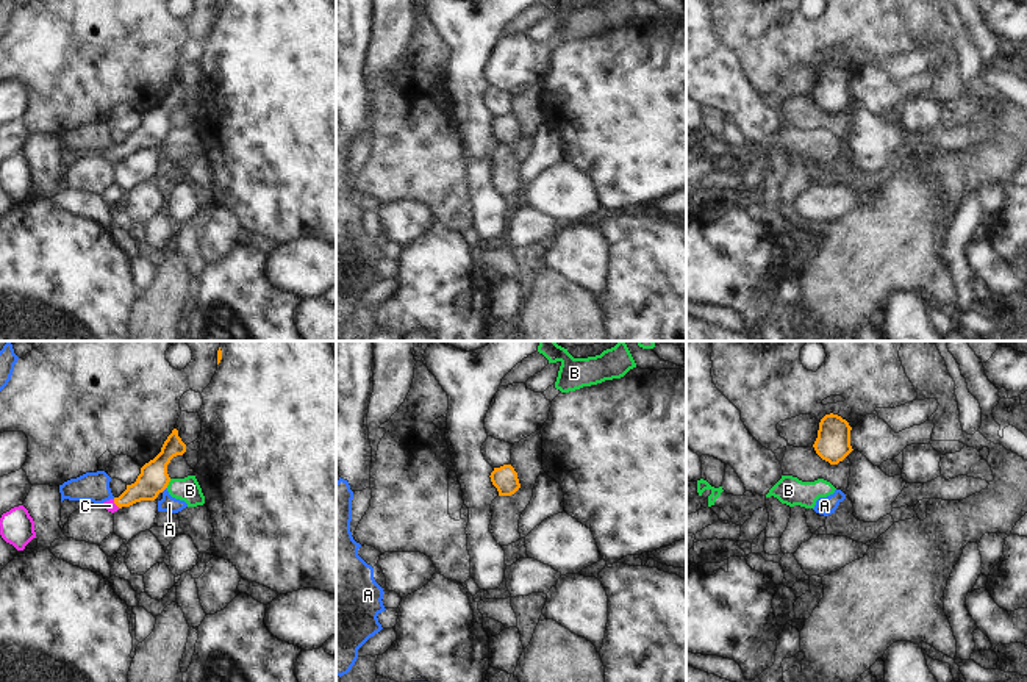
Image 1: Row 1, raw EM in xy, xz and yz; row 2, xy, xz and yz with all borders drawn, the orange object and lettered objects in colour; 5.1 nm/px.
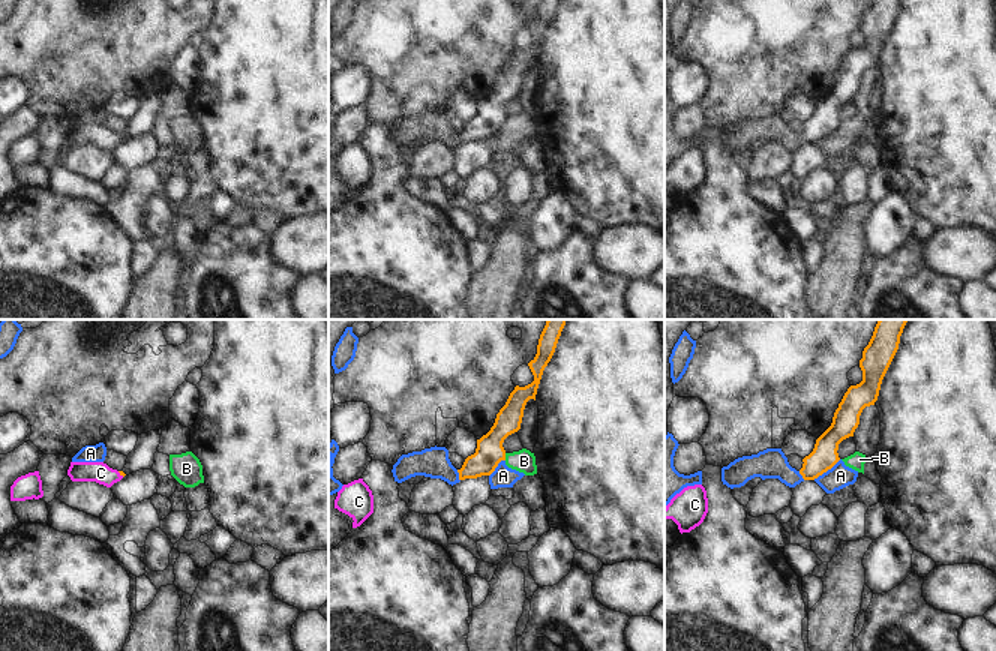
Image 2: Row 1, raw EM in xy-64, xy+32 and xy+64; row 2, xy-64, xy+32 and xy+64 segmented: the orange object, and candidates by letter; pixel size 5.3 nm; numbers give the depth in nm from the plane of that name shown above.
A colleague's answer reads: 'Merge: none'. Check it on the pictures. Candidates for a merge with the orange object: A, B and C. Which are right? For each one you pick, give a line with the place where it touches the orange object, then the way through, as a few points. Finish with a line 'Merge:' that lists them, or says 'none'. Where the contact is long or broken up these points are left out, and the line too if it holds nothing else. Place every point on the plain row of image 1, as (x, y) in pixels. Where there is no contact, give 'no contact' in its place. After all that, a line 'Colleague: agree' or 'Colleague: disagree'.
C: meets orange in xy at (116, 154); runs through xy (153, 129), (144, 138), (116, 154), (110, 155)
Merge: C
Colleague: disagree

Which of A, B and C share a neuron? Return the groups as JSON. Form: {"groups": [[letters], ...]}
{"groups": [["A", "B"], ["C"]]}

